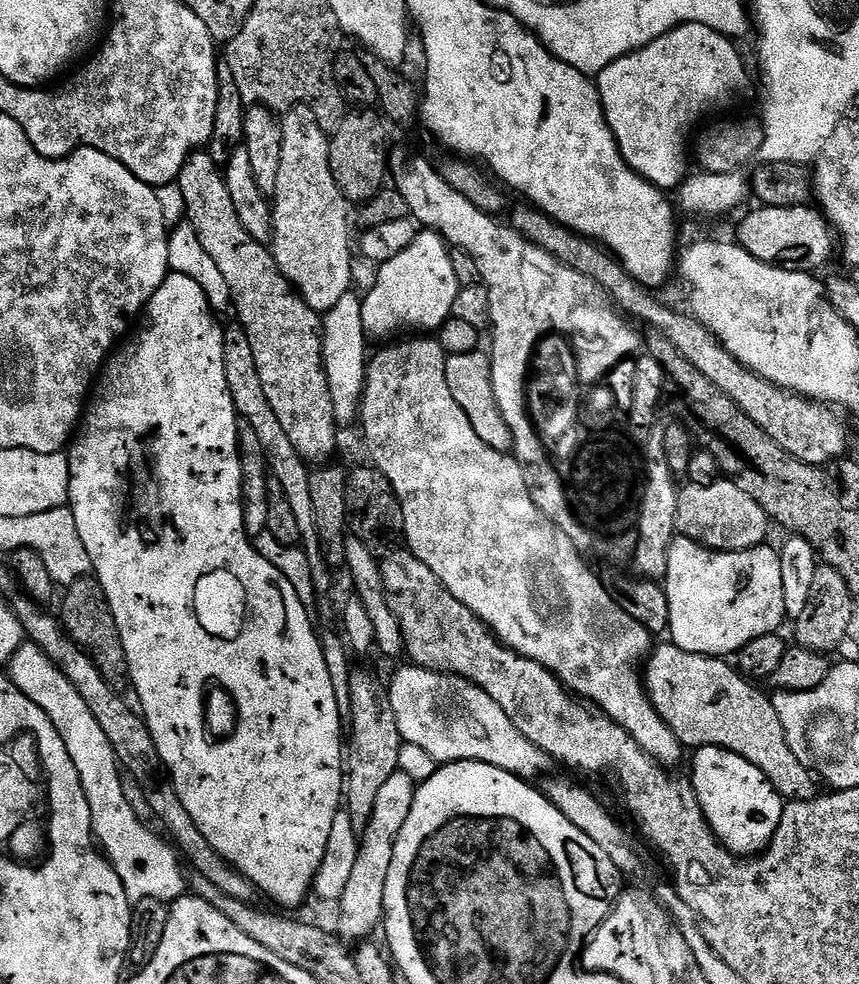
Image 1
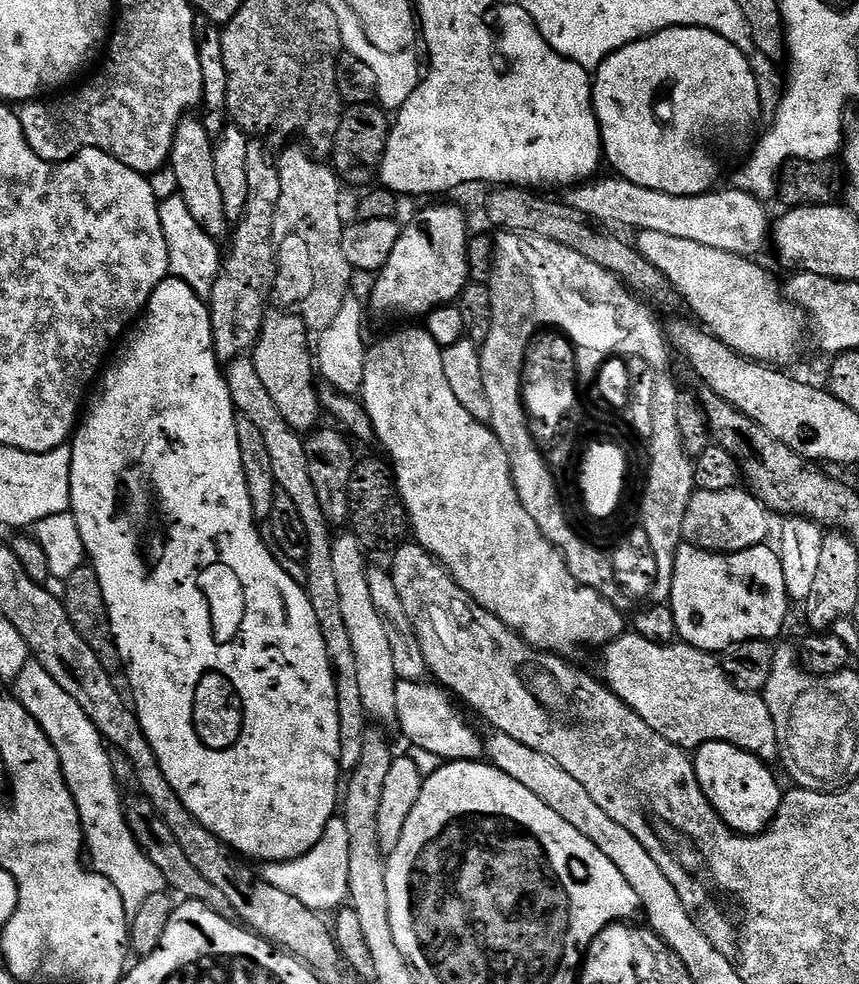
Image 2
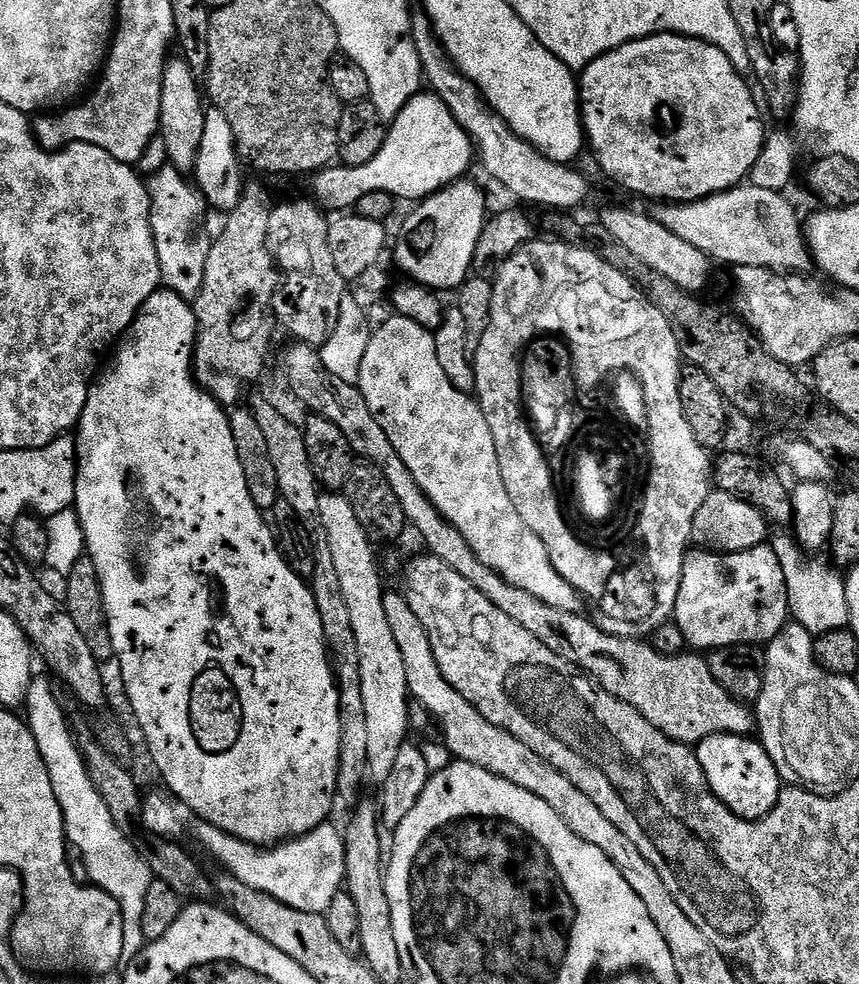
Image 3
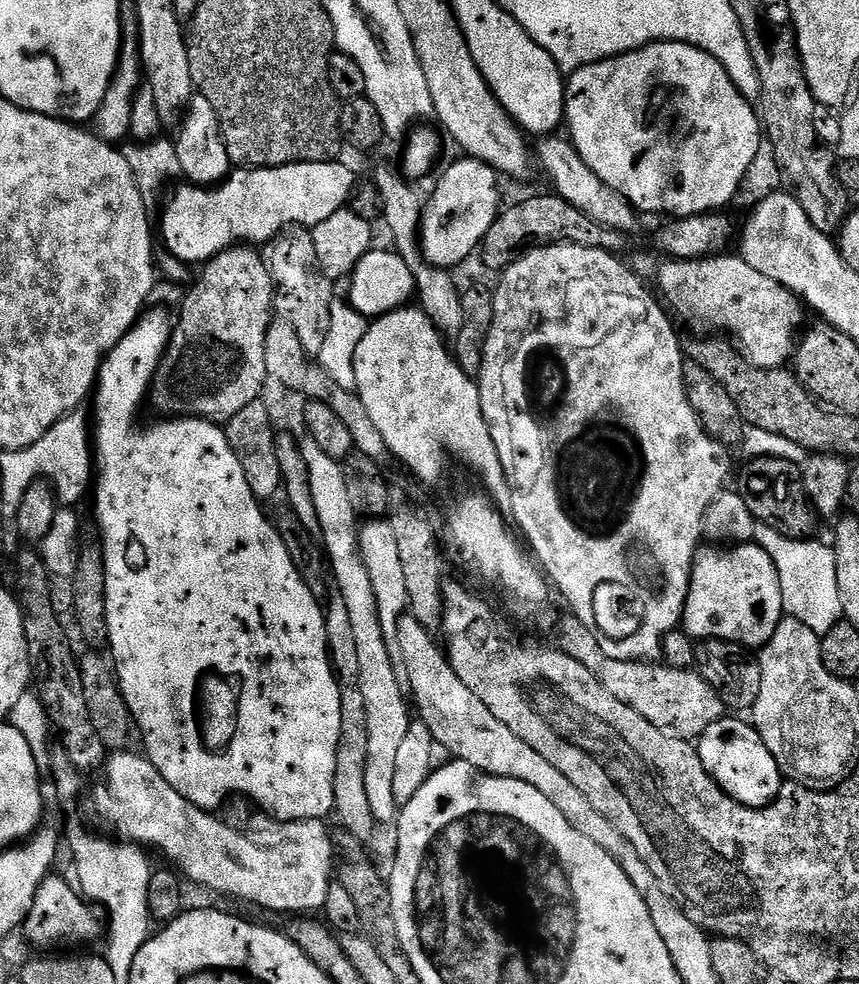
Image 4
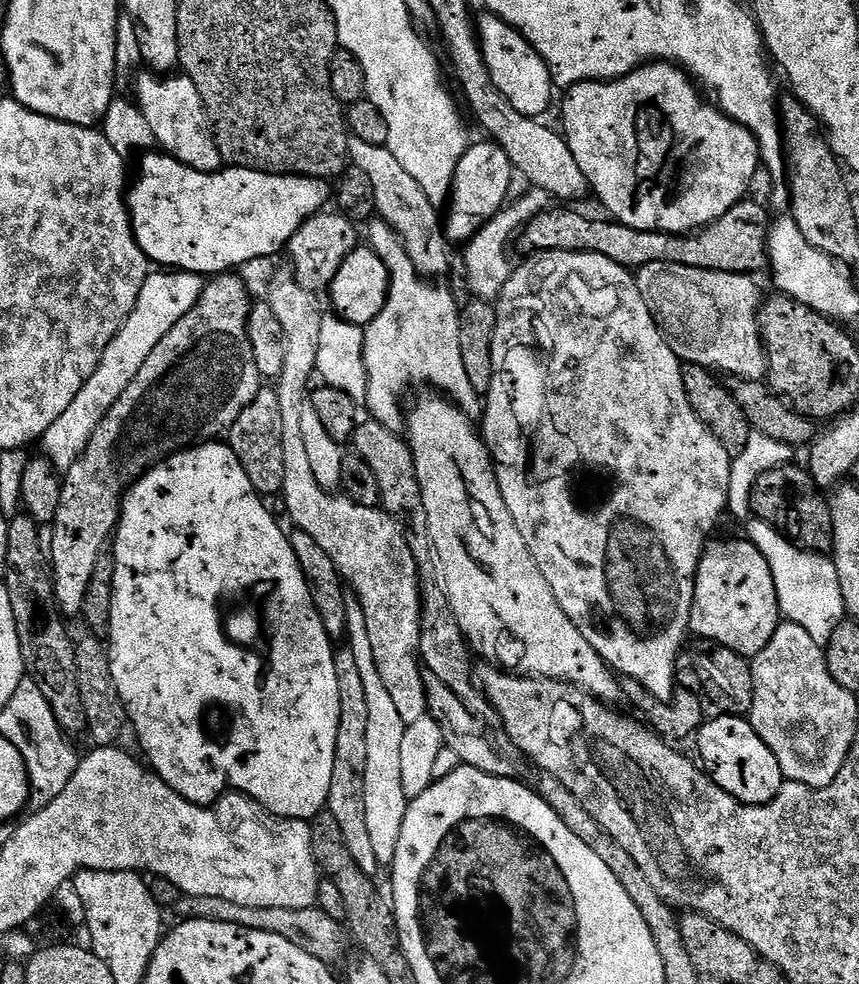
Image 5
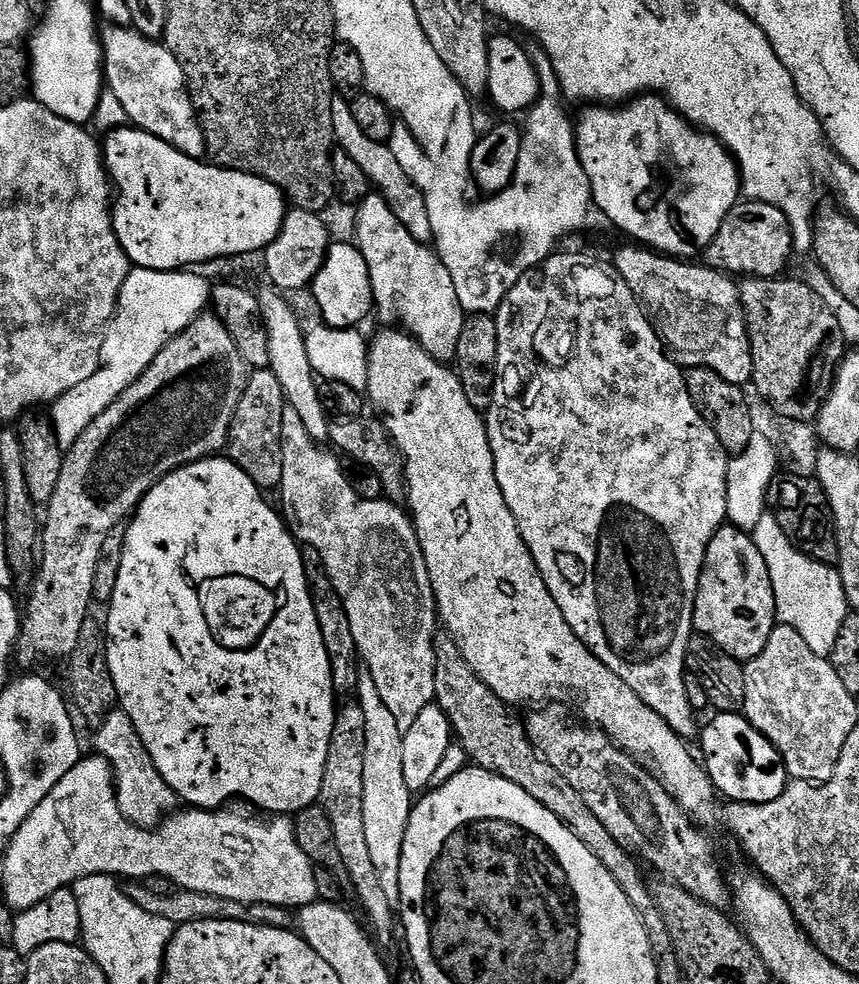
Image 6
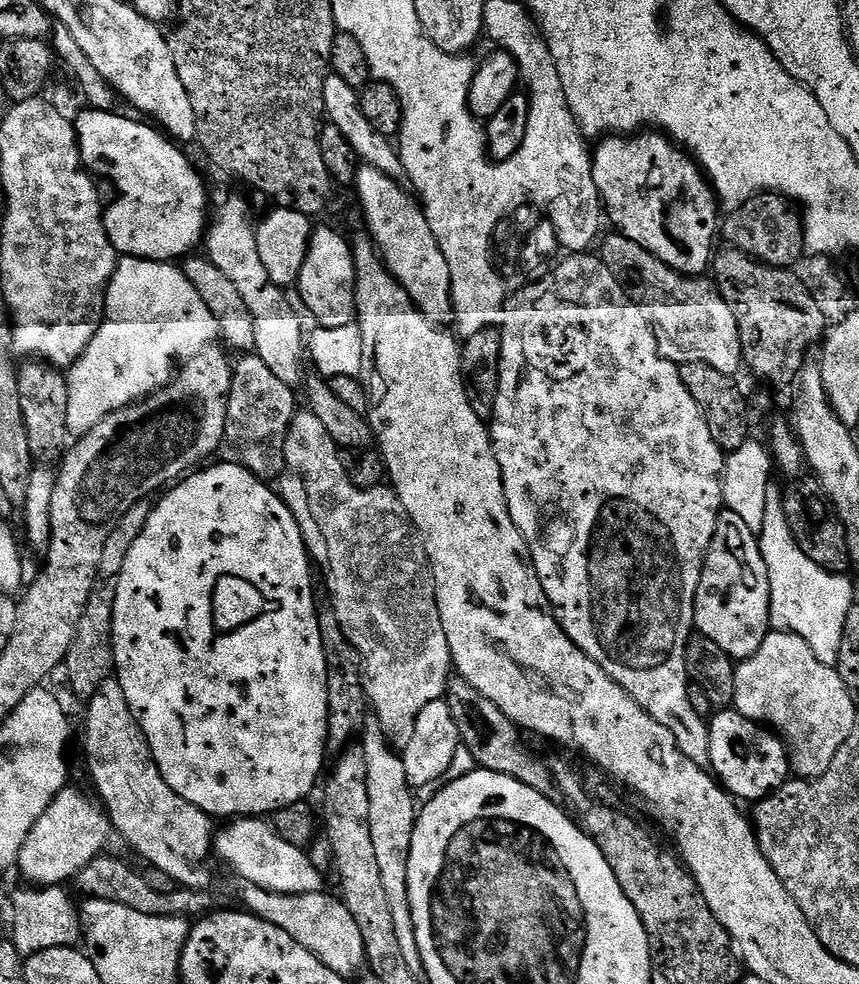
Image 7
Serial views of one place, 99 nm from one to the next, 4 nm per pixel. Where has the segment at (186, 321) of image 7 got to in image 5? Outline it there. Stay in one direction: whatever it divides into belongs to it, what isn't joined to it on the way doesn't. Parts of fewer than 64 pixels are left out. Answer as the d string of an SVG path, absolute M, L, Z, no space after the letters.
M156 270L148 275L142 290L138 294L138 302L134 310L124 319L124 324L118 330L118 334L106 346L106 354L102 354L102 362L98 362L98 370L90 374L90 382L78 390L74 402L70 402L69 408L59 416L58 422L46 430L42 437L43 455L52 461L52 465L58 470L67 470L74 466L74 462L86 450L98 422L114 406L116 399L134 382L142 362L150 358L154 346L170 334L170 330L179 320L187 314L198 302L202 294L205 277L196 272L181 272L179 270Z

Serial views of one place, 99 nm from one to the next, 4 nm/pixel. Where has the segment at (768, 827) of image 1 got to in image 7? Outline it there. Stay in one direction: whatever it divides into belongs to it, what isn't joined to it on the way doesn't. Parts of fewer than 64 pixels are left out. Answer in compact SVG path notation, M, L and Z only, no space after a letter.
M720 710L711 717L708 725L710 750L708 762L715 779L737 801L759 802L783 786L790 776L788 749L783 740L767 727L746 718L735 710Z

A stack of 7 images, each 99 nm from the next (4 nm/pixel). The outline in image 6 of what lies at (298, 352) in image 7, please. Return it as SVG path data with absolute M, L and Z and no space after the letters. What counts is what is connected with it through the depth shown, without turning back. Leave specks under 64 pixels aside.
M268 288L259 289L258 295L260 308L264 311L264 326L268 330L270 342L270 370L276 375L278 382L282 382L287 407L298 410L298 415L302 417L310 438L321 442L327 441L330 412L324 399L320 397L318 377L312 371L310 358L306 354L305 329L303 327L300 329L300 320L296 317L295 310L284 301L287 299L279 291Z

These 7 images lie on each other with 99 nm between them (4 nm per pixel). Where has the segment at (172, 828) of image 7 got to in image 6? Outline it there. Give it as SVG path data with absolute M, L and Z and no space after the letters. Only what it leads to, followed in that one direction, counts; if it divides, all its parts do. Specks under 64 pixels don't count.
M122 710L108 713L100 728L95 729L95 755L101 756L112 766L112 774L116 777L116 797L122 814L139 828L155 828L164 823L166 814L177 811L178 797L176 791L158 774L158 766L154 766L154 758L142 746L142 738L138 738L138 730L134 730L134 722Z

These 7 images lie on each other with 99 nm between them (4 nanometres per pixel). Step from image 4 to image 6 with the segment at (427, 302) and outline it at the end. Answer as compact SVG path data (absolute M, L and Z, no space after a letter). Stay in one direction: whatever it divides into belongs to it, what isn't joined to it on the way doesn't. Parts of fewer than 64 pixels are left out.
M333 99L332 113L334 114L334 134L339 151L350 154L350 158L354 158L354 162L358 162L362 170L366 170L366 178L372 184L373 189L383 196L390 210L394 210L398 222L402 222L402 226L406 226L406 230L410 230L410 234L414 234L418 242L428 244L432 238L432 231L430 230L430 214L426 214L424 196L418 190L418 186L414 186L410 174L402 170L398 158L394 158L391 147L382 142L374 142L374 138L366 138L365 132L358 127L358 121L354 119L351 103L347 99Z

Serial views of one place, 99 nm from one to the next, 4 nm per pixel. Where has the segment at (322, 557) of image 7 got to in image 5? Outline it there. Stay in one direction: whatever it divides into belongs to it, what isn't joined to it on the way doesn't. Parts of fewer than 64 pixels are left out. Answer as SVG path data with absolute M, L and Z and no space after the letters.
M272 280L268 284L266 303L270 306L270 310L274 310L274 315L278 318L278 322L282 322L282 330L284 331L284 369L278 378L278 383L275 385L276 393L280 395L278 398L278 407L282 409L282 463L286 465L286 482L284 483L282 501L284 500L284 508L288 511L289 518L296 523L295 527L301 532L310 534L310 538L314 538L314 542L318 542L318 546L322 546L322 550L326 550L326 554L330 554L330 558L334 558L334 566L338 566L338 570L341 576L344 577L347 587L351 591L352 588L356 591L353 592L354 599L362 606L362 614L366 614L366 634L370 634L370 650L374 650L374 662L378 666L378 674L382 678L386 690L392 695L402 722L404 725L408 725L410 722L418 722L418 718L428 715L428 699L426 698L426 690L424 689L425 673L422 671L422 661L418 655L420 651L420 579L418 578L418 566L414 562L414 554L410 554L410 546L406 546L406 538L402 534L398 522L394 522L394 518L390 518L388 513L381 507L358 506L346 495L330 494L329 489L323 488L320 485L318 478L314 476L313 467L310 466L310 457L306 454L306 445L302 439L302 410L310 400L310 385L313 383L313 381L311 382L312 376L315 377L317 375L318 338L324 336L322 322L324 321L325 313L323 311L320 312L320 304L316 300L319 300L317 293L306 290L302 286L295 284L295 282L288 281L287 284L284 280Z

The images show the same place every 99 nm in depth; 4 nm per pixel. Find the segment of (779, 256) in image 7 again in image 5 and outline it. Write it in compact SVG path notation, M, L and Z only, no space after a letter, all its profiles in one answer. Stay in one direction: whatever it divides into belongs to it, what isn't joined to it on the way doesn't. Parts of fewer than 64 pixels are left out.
M745 198L735 204L722 218L713 224L699 229L695 234L679 232L651 232L634 230L611 218L591 220L580 212L571 212L571 207L555 206L539 212L528 221L518 233L518 244L524 254L537 252L589 252L602 254L618 266L629 270L638 270L650 262L666 262L674 266L690 266L698 270L711 272L729 272L730 274L757 274L769 267L768 229L770 227L769 209L753 198Z

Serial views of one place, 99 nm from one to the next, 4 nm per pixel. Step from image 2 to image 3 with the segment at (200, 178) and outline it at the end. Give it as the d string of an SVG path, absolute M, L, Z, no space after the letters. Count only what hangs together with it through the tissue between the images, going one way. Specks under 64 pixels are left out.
M172 58L164 65L158 135L165 139L168 164L183 174L195 173L198 148L202 146L202 134L206 130L206 118L204 117L206 104L202 99L201 85L199 88L196 84L199 84L198 78L190 70L187 60Z

